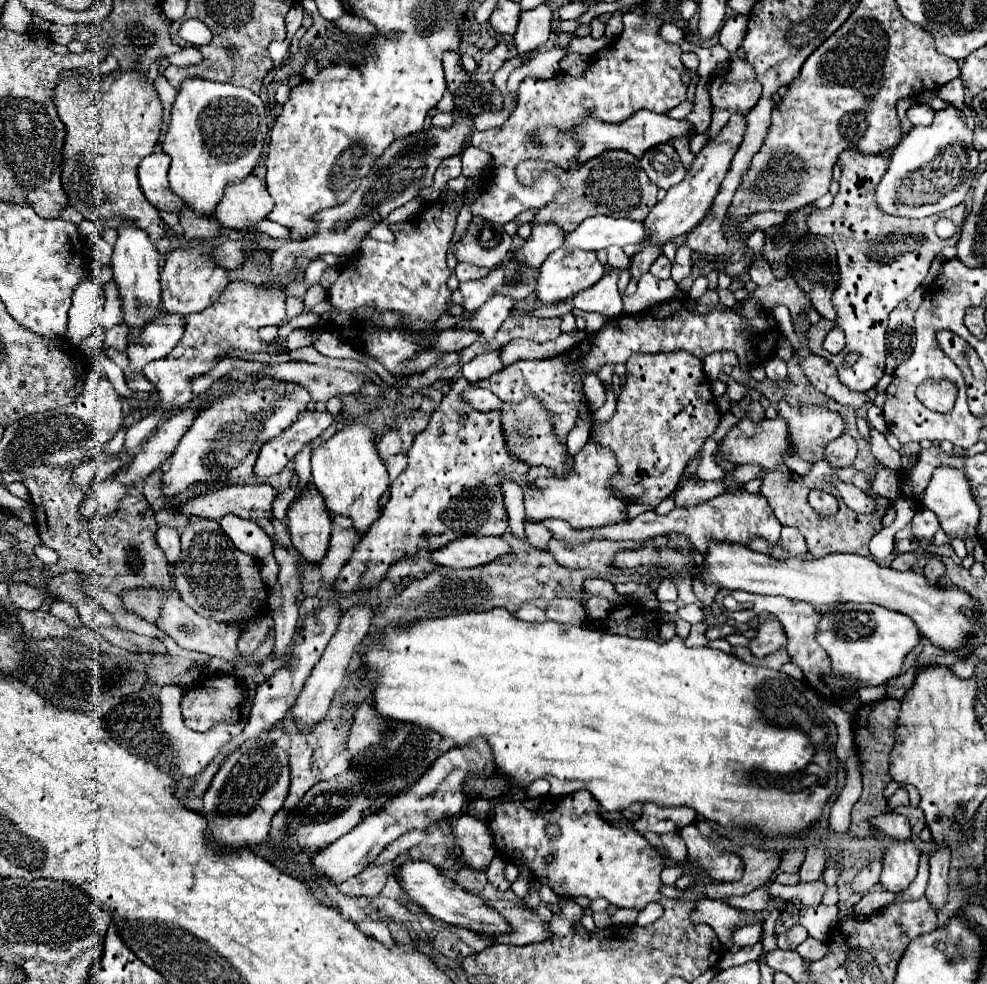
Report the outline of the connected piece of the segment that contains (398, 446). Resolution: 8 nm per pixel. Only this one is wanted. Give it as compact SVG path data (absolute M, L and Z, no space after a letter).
M386 429L386 433L382 435L380 443L378 443L378 453L380 457L386 461L390 455L402 453L402 437L396 429Z

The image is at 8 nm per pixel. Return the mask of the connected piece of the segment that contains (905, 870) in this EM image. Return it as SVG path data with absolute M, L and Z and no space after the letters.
M890 839L888 847L884 849L882 855L882 877L880 883L888 891L900 891L906 889L918 871L918 859L920 851L912 839Z

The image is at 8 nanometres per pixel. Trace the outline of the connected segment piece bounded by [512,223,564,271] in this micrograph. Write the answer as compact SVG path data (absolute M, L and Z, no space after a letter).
M554 223L536 225L530 237L520 245L520 249L512 251L512 259L520 265L538 271L544 259L562 245L562 239L564 239L564 231L558 225Z

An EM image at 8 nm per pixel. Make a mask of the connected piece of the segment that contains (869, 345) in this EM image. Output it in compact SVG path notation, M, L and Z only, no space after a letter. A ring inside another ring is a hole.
M844 151L844 153L840 153L838 165L842 167L842 177L840 177L840 191L834 197L834 203L828 209L812 209L812 213L808 215L808 229L816 231L816 233L820 233L824 237L830 237L834 241L836 251L838 251L836 257L838 257L838 275L840 275L836 291L832 293L832 305L836 309L836 321L820 319L820 323L810 325L810 329L806 333L808 349L814 355L820 355L828 363L832 363L836 367L836 371L838 371L840 381L848 389L862 391L862 393L868 391L868 389L872 389L882 379L882 375L884 375L884 363L886 363L886 341L884 341L884 335L886 335L886 325L888 325L890 311L922 285L924 277L928 275L932 259L946 245L956 245L958 243L958 237L960 237L958 233L954 237L950 237L950 239L940 239L934 233L934 223L940 217L946 217L946 219L952 219L956 225L962 225L964 213L966 213L964 203L960 203L954 209L948 209L944 215L930 215L930 217L924 217L924 219L902 219L902 217L890 217L890 215L882 213L876 207L874 189L876 189L876 183L882 179L884 171L888 169L888 163L890 163L890 159L882 157L882 155L862 155L862 153L856 153L856 151ZM834 327L840 327L844 331L844 335L846 335L846 345L836 355L828 353L822 347L822 341L826 339L826 335ZM848 353L858 353L858 359L856 359L856 363L852 367L844 365L844 357Z

